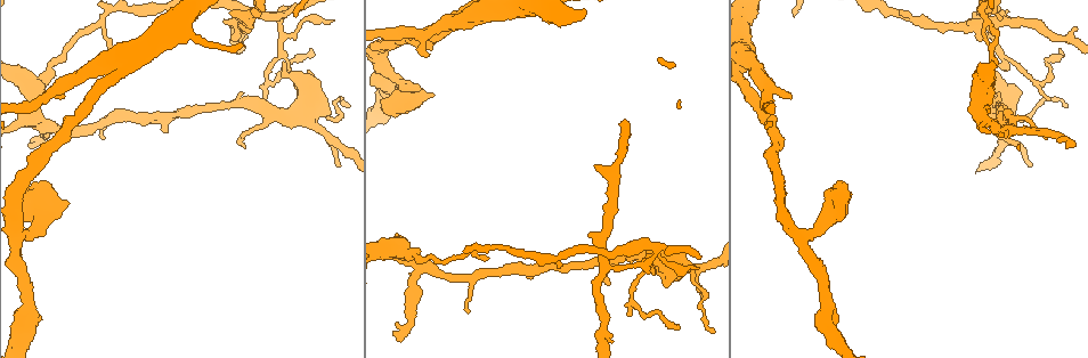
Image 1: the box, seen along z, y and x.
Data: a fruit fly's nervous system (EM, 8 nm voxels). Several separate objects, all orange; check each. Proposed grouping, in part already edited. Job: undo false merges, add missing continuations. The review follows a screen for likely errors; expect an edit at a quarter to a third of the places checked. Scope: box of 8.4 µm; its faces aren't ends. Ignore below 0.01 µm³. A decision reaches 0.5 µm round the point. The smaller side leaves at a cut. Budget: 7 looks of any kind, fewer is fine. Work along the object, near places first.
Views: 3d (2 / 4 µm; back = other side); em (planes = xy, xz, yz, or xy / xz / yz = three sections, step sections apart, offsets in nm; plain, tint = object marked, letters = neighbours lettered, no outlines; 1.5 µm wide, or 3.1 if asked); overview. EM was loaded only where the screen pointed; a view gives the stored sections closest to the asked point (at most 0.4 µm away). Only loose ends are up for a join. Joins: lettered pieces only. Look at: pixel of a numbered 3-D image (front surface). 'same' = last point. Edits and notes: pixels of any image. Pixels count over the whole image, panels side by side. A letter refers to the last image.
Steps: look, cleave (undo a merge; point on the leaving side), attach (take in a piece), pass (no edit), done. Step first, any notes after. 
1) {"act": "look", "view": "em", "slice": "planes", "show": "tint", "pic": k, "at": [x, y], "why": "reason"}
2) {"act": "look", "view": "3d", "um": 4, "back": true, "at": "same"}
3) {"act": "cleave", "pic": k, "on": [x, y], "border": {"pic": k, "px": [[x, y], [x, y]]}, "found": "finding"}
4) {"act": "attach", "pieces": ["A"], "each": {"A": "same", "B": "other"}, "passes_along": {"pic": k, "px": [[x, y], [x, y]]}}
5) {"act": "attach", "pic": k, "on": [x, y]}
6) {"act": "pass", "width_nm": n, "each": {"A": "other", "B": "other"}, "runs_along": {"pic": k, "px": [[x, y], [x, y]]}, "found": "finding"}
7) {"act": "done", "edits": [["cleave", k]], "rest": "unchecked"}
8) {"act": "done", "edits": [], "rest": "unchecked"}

{"act": "look", "view": "3d", "um": 2, "pic": 1, "at": [980, 86], "why": "sudden change in width"}

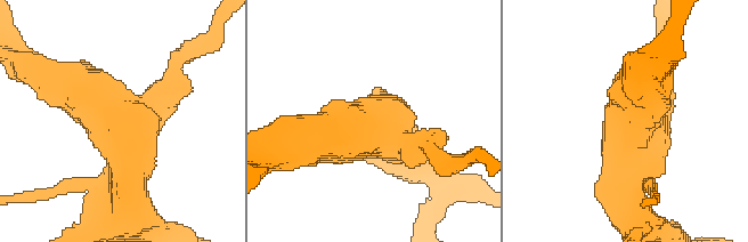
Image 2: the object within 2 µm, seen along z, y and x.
{"act": "look", "view": "em", "slice": "xz", "step": 8, "show": "tint", "pic": 2, "at": [130, 129], "arms": 3, "why": "need the tissue"}

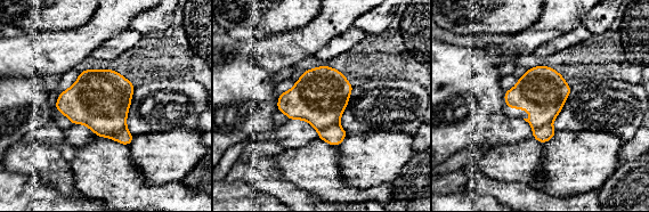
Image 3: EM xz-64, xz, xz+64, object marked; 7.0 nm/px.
{"act": "look", "view": "em", "slice": "xz", "step": 8, "show": "letters", "at": "same"}

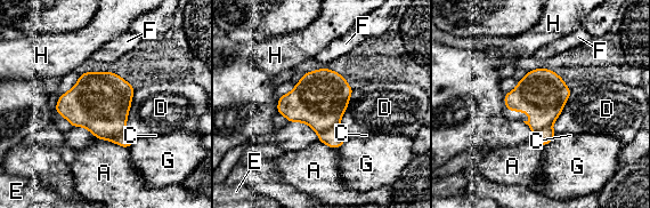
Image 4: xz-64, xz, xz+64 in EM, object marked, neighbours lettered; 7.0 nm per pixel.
{"act": "cleave", "pic": 4, "on": [334, 137], "each": {"A": "other", "C": "other", "D": "other", "E": "other", "F": "other", "G": "other", "H": "other"}, "border": {"pic": 4, "px": [[338, 127], [331, 127], [317, 133]]}, "found": "two cells meet here"}

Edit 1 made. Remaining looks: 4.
{"act": "look", "view": "em", "slice": "xy", "step": 4, "show": "plain", "pic": 1, "at": [68, 202], "why": "free end"}

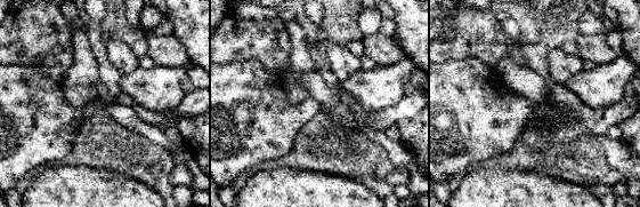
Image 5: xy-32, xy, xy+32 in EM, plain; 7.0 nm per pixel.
{"act": "look", "view": "em", "slice": "xy", "step": 4, "show": "letters", "at": "same"}

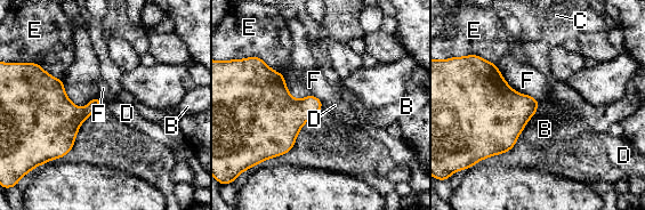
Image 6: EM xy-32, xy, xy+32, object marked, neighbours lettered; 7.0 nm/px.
{"act": "pass", "longest_contact_nm": ["B", 260], "each": {"B": "other", "C": "other", "D": "other", "E": "other", "F": "other"}, "border": {"pic": 6, "px": [[493, 63], [502, 79], [512, 88]]}, "found": "no lettered piece goes on from it"}

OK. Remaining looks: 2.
{"act": "done", "edits": [["cleave", 4]], "rest": "unchecked"}

